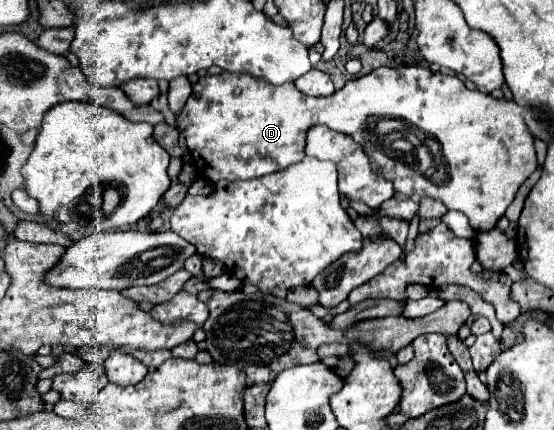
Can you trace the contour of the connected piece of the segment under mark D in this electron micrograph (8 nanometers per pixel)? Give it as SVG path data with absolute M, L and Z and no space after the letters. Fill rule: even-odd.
M400 66L400 68L376 68L372 70L370 74L366 76L360 76L360 78L354 78L354 80L348 80L344 84L344 88L336 90L332 96L320 96L320 98L310 98L310 96L304 96L300 90L296 90L294 84L280 84L280 86L274 86L274 84L268 84L268 82L262 82L262 80L256 80L248 74L230 74L230 72L222 72L218 76L206 76L206 78L200 78L198 84L192 86L192 94L190 98L186 100L184 108L180 110L178 118L176 118L176 128L178 132L186 138L186 144L188 144L188 150L190 150L190 156L194 160L194 166L198 170L198 176L210 180L210 182L218 182L218 180L250 180L250 178L260 178L260 176L266 176L266 174L272 174L272 172L278 172L294 162L300 162L306 154L304 154L304 146L306 146L306 132L308 128L312 128L314 124L324 124L328 128L332 128L334 132L342 132L342 134L348 134L352 136L362 148L364 152L368 154L370 162L372 162L372 170L382 174L386 180L392 180L394 184L394 190L396 194L404 194L404 196L428 196L428 198L434 198L434 200L440 200L444 202L444 206L448 210L458 210L462 212L468 220L470 220L470 226L476 230L476 232L490 232L498 218L504 216L506 208L510 206L510 202L514 200L518 188L526 182L526 178L536 170L538 166L538 160L536 160L536 152L534 152L534 138L532 134L528 132L528 126L524 124L524 118L522 118L522 108L514 104L514 100L506 100L506 98L494 98L490 94L482 94L478 90L468 90L464 86L464 82L460 82L456 76L446 76L446 74L440 74L440 72L432 72L430 68L426 66Z

